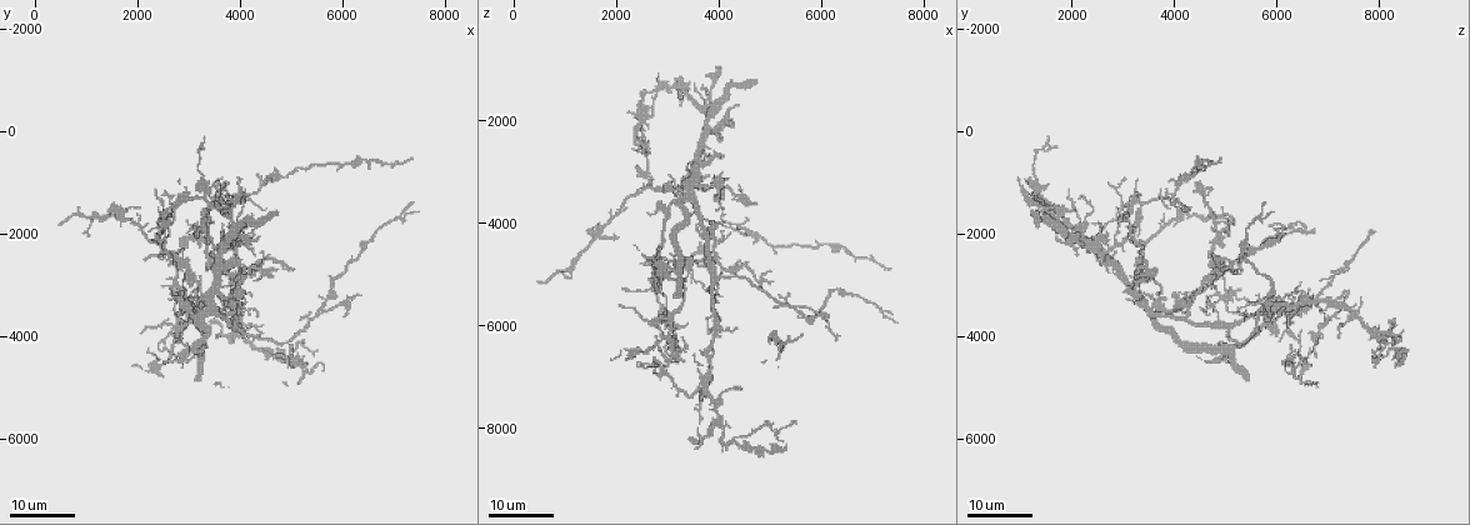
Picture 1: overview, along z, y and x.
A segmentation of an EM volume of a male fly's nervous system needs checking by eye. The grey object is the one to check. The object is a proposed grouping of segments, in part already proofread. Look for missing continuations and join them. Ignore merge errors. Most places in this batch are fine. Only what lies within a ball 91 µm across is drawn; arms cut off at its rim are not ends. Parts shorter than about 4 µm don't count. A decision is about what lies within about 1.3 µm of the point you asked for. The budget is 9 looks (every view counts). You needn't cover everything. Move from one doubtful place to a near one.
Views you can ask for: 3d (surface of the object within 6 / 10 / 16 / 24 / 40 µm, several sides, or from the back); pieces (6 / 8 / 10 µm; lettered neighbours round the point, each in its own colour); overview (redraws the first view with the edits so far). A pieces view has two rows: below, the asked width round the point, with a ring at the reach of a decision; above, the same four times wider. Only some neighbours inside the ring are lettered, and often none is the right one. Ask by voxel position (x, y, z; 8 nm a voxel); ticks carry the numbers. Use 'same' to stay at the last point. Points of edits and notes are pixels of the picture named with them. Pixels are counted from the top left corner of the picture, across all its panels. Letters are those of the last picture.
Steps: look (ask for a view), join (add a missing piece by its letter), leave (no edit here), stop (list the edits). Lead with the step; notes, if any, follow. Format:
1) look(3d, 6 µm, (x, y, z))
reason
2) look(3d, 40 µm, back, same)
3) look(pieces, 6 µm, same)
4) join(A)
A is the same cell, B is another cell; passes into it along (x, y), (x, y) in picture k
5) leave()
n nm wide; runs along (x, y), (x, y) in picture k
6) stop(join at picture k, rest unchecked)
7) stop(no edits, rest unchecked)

look(3d, 16 µm, (2150, 2500, 5300))
branch stops here

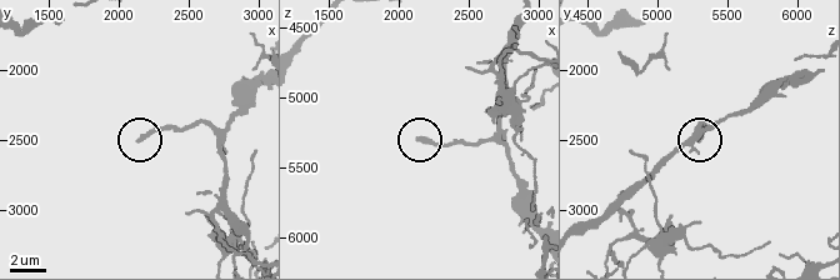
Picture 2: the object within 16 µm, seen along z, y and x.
look(pieces, 6 µm, (2140, 2520, 5280))

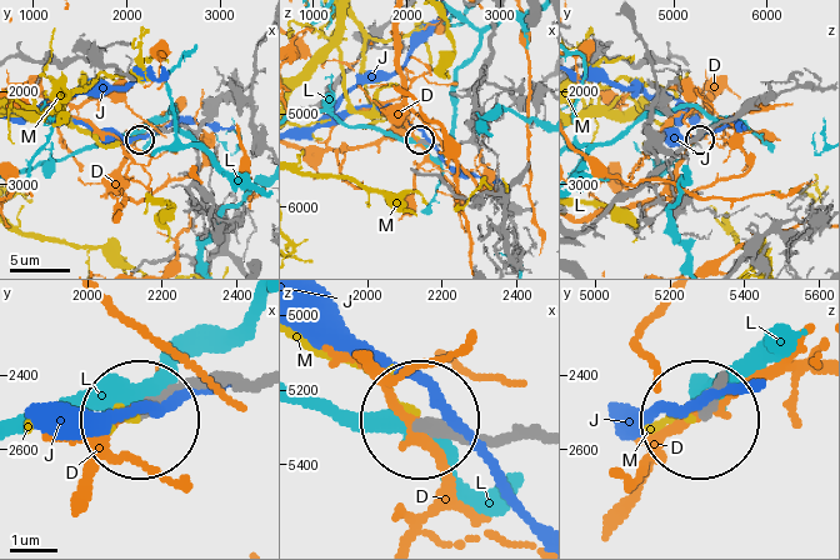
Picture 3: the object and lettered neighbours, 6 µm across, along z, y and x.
leave()
D, J, L and M are other cells; runs along (529, 440), (458, 440), (425, 420) in picture 3; no lettered piece goes on from it

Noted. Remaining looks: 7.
look(3d, 16 µm, (3600, 1900, 7850))
free end

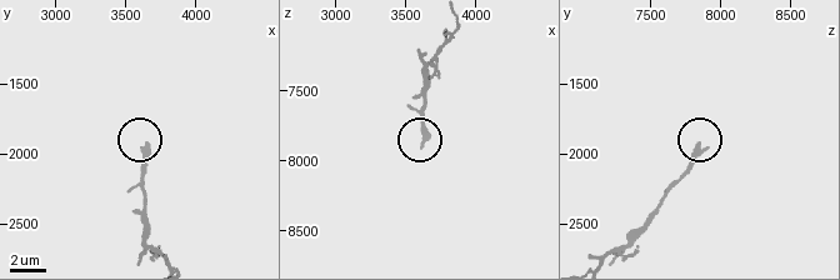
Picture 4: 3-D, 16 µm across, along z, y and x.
look(pieces, 6 µm, (3620, 1960, 7900))

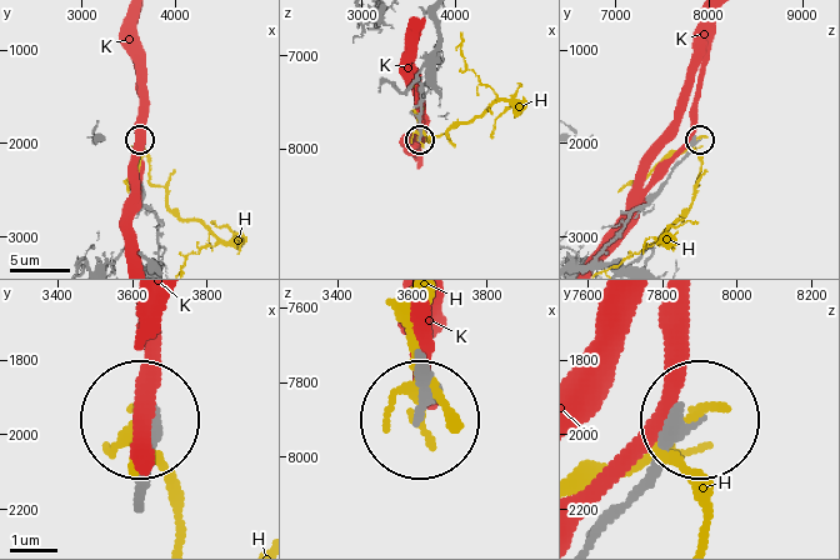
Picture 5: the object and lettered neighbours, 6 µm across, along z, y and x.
leave()
H and K are other cells; runs along (585, 538), (694, 421) in picture 5; none of them fits

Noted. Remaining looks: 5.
look(3d, 24 µm, (2400, 1200, 1900))
branch stops here

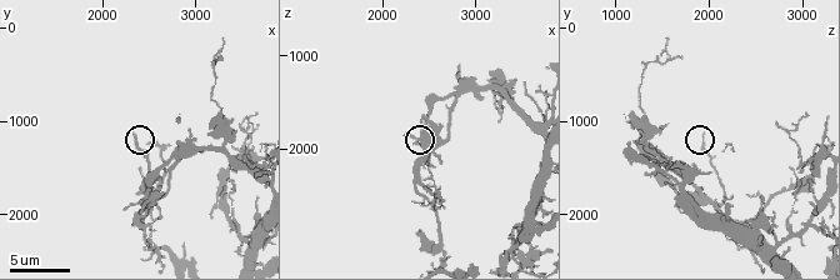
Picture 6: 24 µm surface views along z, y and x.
look(pieces, 8 µm, (2350, 1150, 1950))

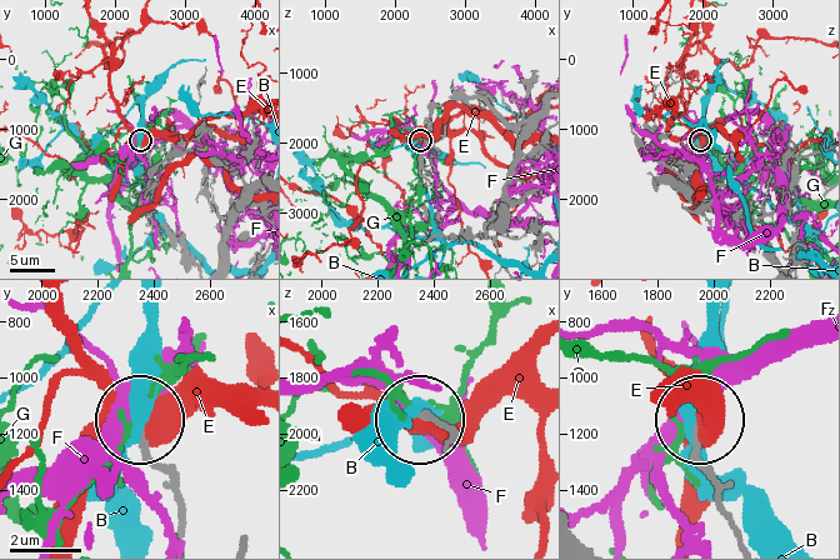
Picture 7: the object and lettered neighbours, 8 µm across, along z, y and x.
leave()
B, E, F and G are other cells; runs along (743, 538), (700, 458), (698, 424) in picture 7; none of them fits

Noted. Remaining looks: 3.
look(3d, 16 µm, (7350, 550, 4900))
thin end

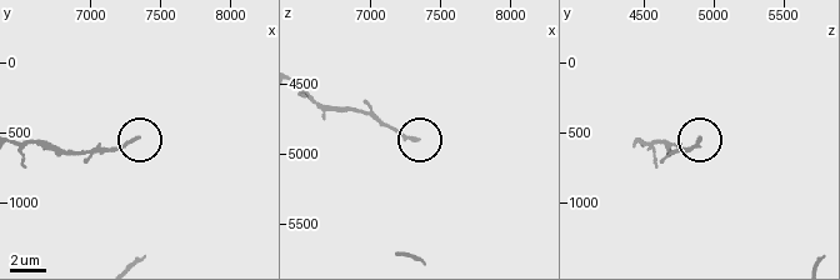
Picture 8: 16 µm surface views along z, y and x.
look(pieces, 6 µm, (7320, 540, 4900))
what lies round it

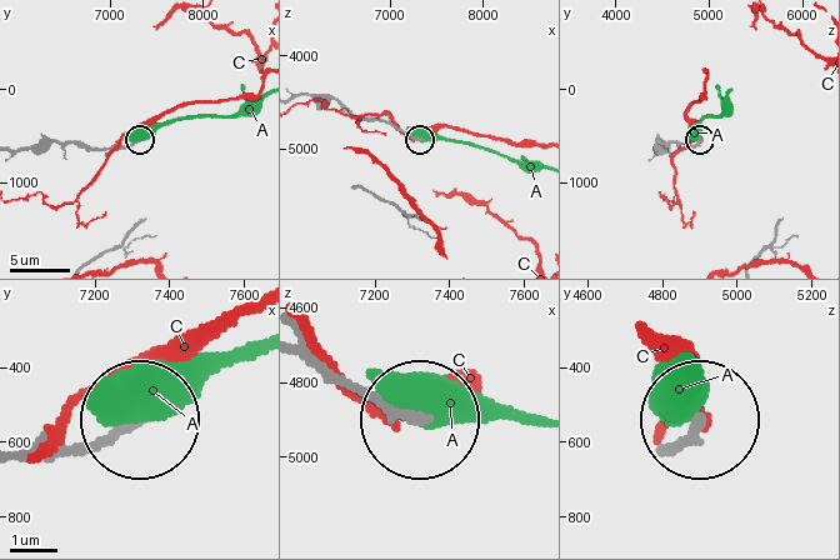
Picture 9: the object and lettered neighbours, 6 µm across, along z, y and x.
leave()
A and C are other cells; runs along (35, 459), (139, 423) in picture 9; none of them fits

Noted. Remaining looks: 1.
stop(no edits, rest unchecked)

